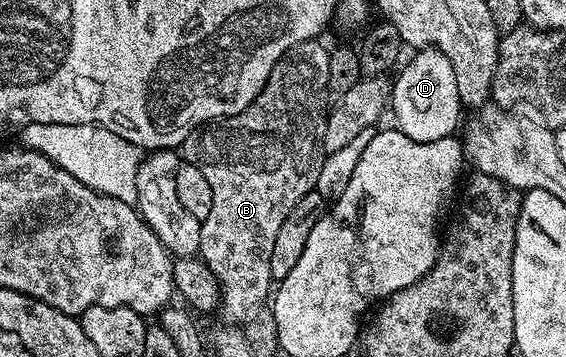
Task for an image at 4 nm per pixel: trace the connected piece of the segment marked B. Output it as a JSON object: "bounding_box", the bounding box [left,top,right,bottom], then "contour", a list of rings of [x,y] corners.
{"bounding_box":[181,40,331,324],"contour":[[[312,40],[294,46],[277,60],[265,88],[240,114],[228,118],[217,118],[197,127],[183,141],[181,154],[193,163],[209,180],[213,188],[213,208],[209,216],[201,220],[201,244],[198,257],[213,272],[219,285],[221,311],[228,323],[242,324],[250,314],[268,301],[273,290],[271,277],[271,257],[277,232],[285,224],[285,216],[297,208],[297,200],[315,189],[325,157],[323,141],[325,124],[329,113],[329,56],[331,50],[322,46],[322,41]]]}

